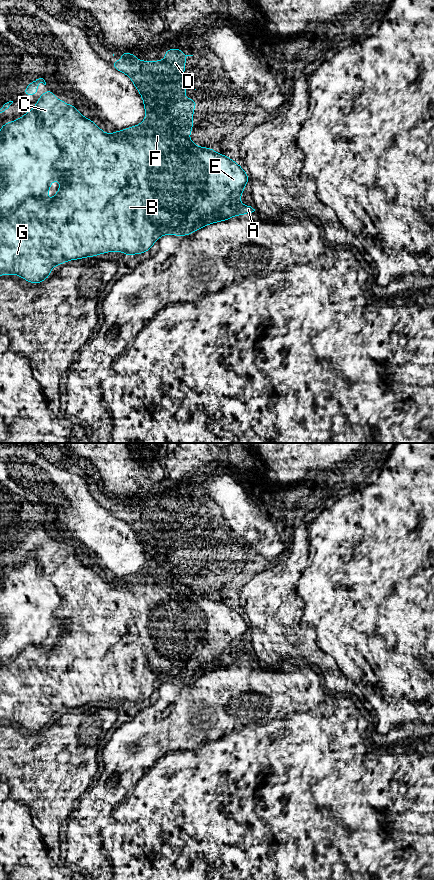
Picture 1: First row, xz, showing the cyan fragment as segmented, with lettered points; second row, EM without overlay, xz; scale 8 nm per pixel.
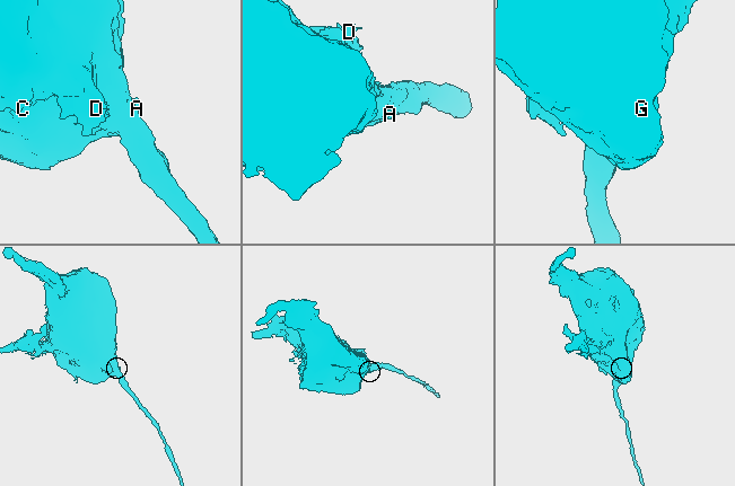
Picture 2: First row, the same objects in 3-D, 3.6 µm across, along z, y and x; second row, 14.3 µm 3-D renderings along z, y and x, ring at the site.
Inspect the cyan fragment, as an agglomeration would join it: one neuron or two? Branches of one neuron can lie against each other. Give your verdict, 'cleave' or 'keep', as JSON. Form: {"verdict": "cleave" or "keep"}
{"verdict": "keep"}

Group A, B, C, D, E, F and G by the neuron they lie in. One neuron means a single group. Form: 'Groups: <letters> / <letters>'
Groups: A B C D E F G

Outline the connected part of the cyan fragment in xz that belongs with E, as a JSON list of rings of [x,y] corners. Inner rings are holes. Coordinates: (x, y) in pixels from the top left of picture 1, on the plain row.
[[[168,497],[164,509],[138,509],[135,502],[123,500],[120,503],[123,509],[113,509],[112,514],[131,526],[143,546],[146,566],[140,573],[106,582],[93,569],[83,565],[73,553],[58,548],[48,537],[38,547],[33,558],[0,576],[0,723],[17,722],[31,731],[38,732],[50,724],[53,714],[64,712],[67,708],[92,705],[110,699],[120,699],[127,704],[140,702],[147,700],[162,683],[189,683],[208,672],[255,659],[249,653],[243,654],[239,648],[242,638],[249,629],[247,621],[240,613],[229,607],[227,603],[220,603],[211,596],[194,593],[188,586],[193,573],[193,555],[197,555],[198,551],[183,546],[183,542],[188,538],[183,523],[187,504],[193,503],[184,503],[182,497]],[[53,628],[60,629],[61,635],[52,648],[47,648],[46,642]]]

